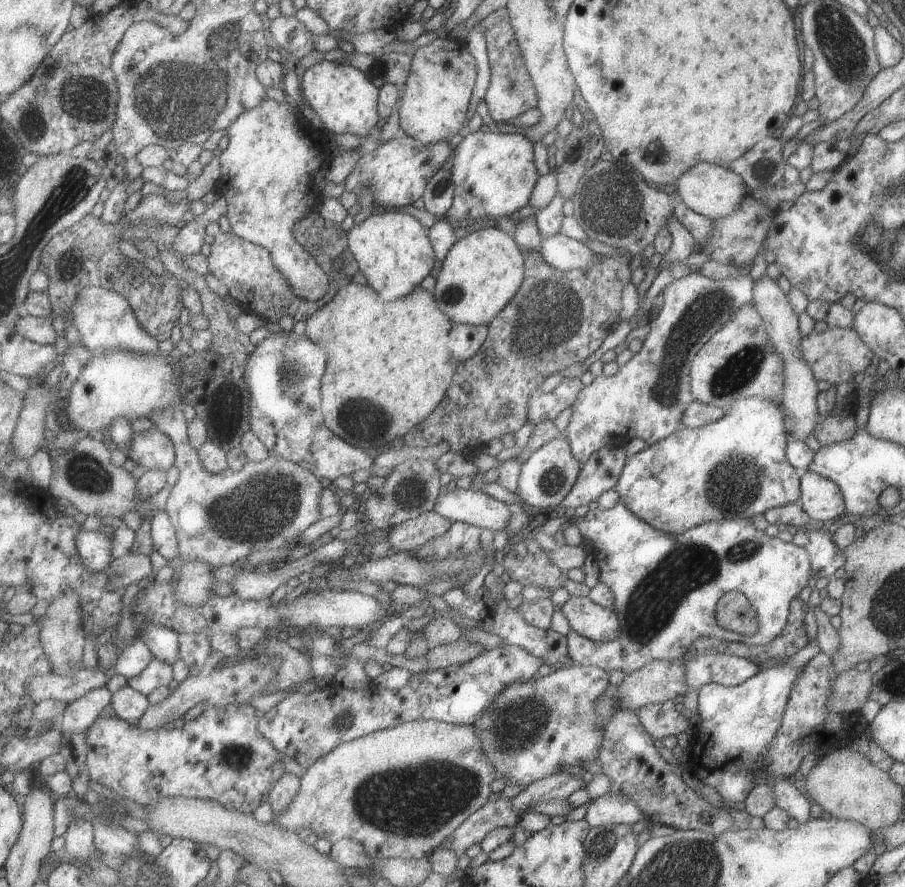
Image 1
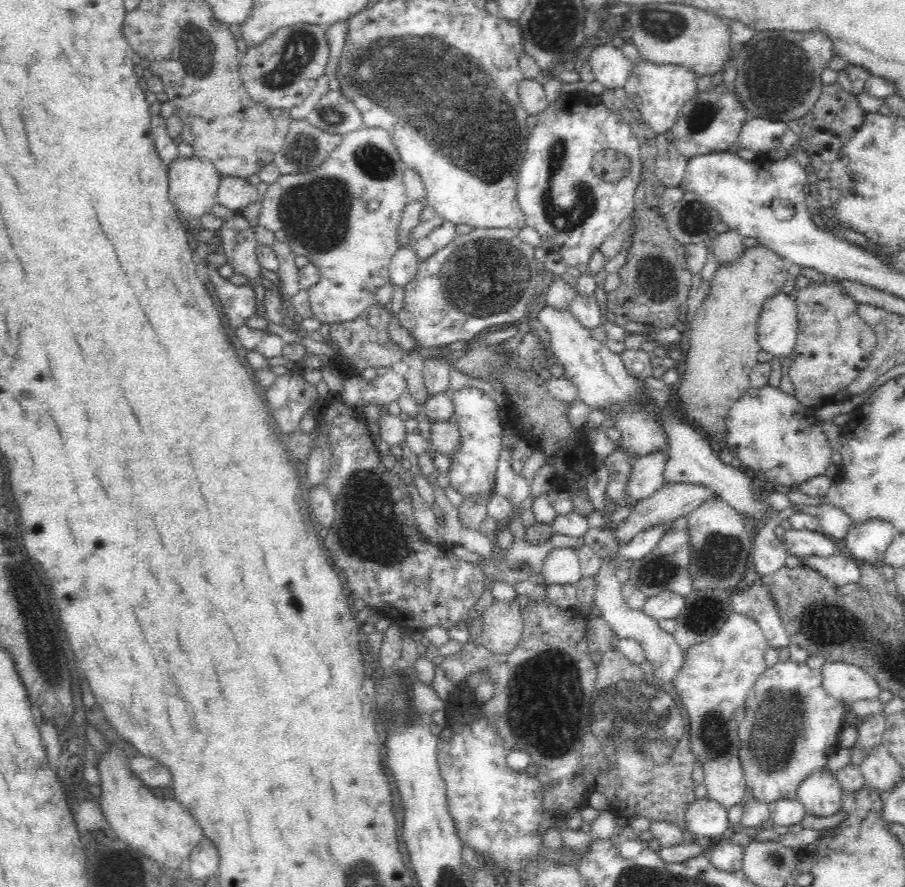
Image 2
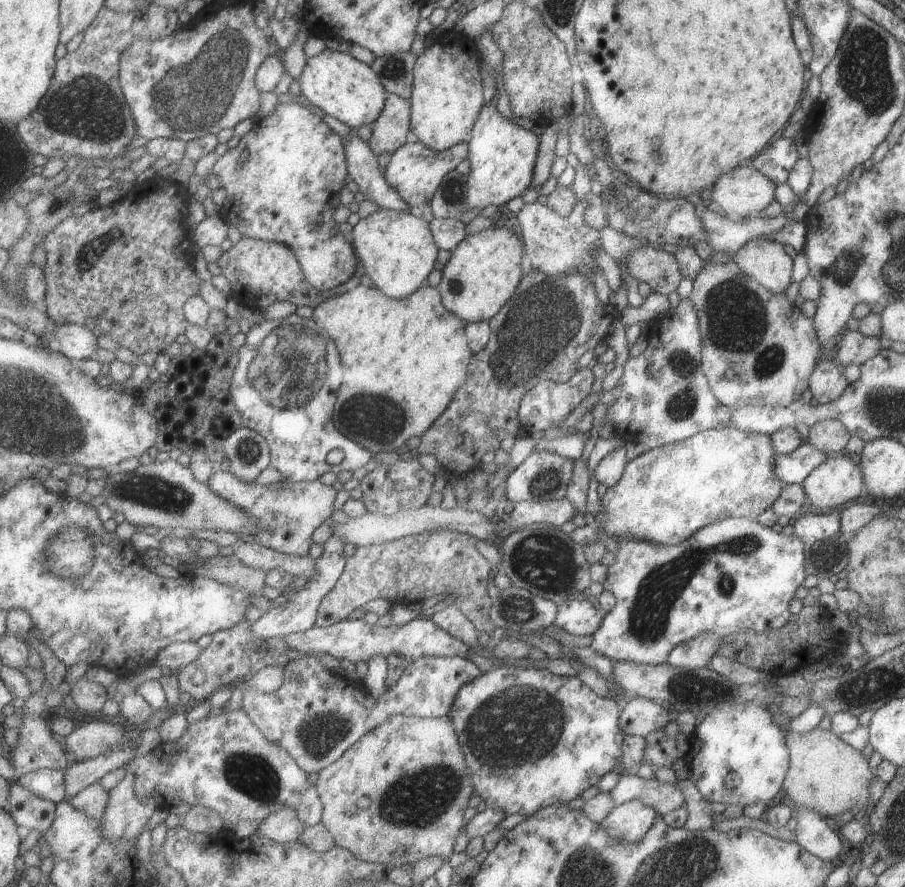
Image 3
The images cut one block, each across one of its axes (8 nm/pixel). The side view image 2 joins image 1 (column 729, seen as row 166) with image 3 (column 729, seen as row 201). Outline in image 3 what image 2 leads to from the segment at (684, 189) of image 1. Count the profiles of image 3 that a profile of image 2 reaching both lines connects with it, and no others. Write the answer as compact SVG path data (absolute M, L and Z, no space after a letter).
M748 163L723 172L711 187L710 205L728 217L754 216L774 199L776 185Z

